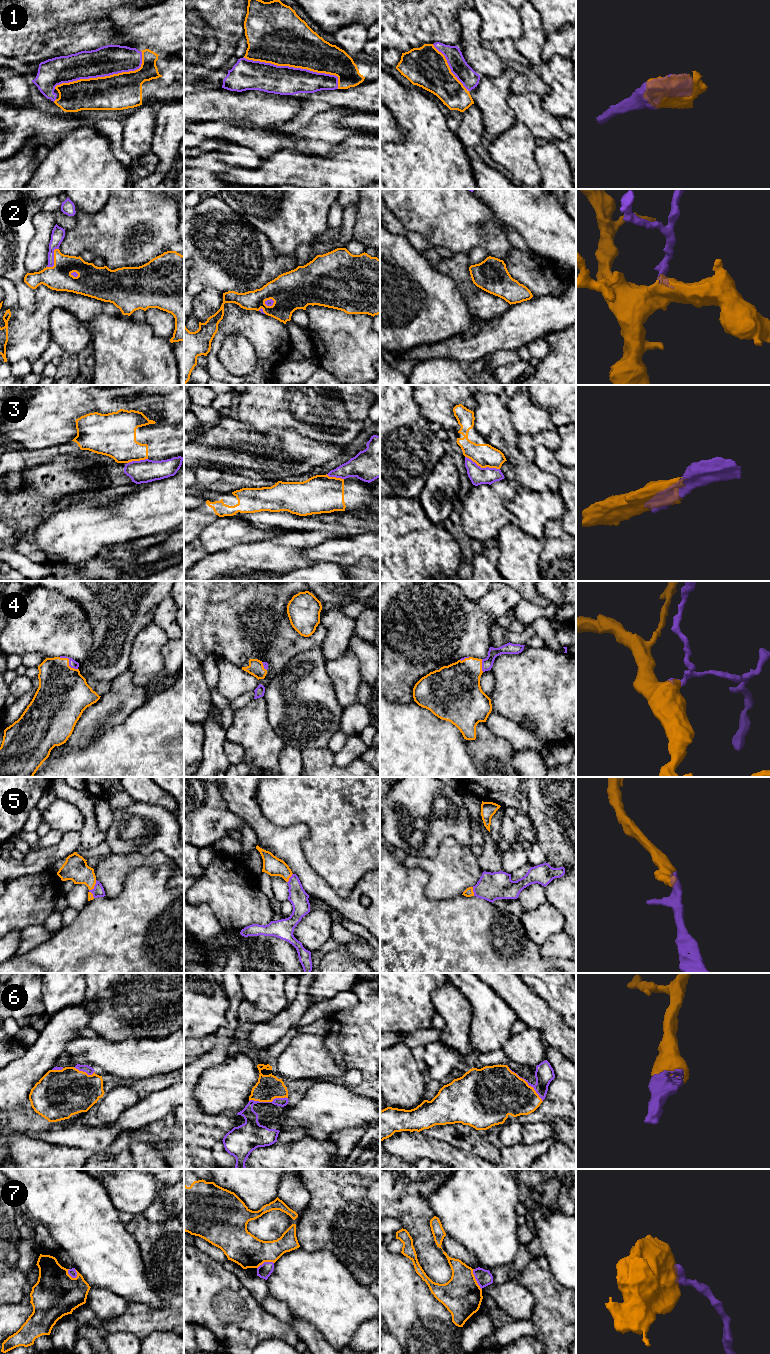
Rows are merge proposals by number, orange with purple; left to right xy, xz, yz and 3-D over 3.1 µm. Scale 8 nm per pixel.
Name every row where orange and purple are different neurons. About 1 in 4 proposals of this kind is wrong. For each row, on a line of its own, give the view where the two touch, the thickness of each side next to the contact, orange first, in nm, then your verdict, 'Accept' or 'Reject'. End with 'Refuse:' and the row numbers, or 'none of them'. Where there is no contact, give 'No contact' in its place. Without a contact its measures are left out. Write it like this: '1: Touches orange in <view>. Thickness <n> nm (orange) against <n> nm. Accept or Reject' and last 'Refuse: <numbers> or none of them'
1: Touches orange in xz. Thickness 440 nm (orange) against 240 nm. Accept
2: Touches orange in xy. Thickness 200 nm (orange) against 110 nm. Accept
3: Touches orange in yz. Thickness 190 nm (orange) against 140 nm. Reject
4: Touches orange in xy. Thickness 400 nm (orange) against 60 nm. Accept
5: Touches orange in xy. Thickness 200 nm (orange) against 90 nm. Accept
6: Touches orange in xz. Thickness 200 nm (orange) against 140 nm. Accept
7: Touches orange in xy. Thickness 360 nm (orange) against 70 nm. Reject
Refuse: 3, 7

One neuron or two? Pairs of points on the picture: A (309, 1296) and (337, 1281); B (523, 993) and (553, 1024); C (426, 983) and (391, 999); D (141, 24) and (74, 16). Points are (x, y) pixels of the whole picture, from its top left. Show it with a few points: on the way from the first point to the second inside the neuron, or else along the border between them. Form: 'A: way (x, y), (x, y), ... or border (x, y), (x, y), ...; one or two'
A: way (316, 1289), (330, 1288); one
B: way (530, 1001), (545, 1016); one
C: way (417, 983), (407, 983), (400, 990); one
D: border (113, 10), (109, 20), (116, 38), (111, 43); two

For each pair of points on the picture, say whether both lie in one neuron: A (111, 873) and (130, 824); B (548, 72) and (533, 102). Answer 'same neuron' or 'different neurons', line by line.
A: different neurons
B: different neurons

